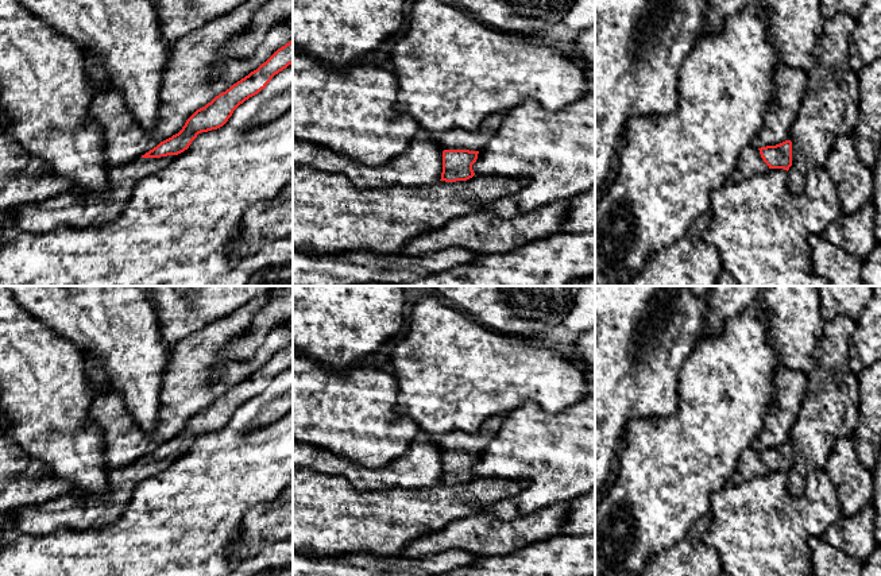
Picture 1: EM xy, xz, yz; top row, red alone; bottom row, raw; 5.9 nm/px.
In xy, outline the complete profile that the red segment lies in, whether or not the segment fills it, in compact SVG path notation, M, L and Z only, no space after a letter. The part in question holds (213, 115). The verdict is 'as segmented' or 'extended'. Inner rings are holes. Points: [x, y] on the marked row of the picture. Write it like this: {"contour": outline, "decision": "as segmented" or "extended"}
{"contour": "M293 40L278 49L264 63L248 76L197 109L182 129L135 161L108 170L109 190L85 200L78 192L57 194L40 204L26 204L15 209L15 221L0 231L0 243L20 233L43 233L59 225L85 228L97 220L103 224L115 220L127 205L135 185L158 173L189 148L201 132L223 127L233 111L258 94L271 78L293 63Z", "decision": "extended"}

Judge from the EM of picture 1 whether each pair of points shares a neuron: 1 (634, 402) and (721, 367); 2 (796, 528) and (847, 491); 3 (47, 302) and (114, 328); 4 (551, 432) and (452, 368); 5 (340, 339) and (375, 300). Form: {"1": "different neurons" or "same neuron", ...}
{"1": "different neurons", "2": "different neurons", "3": "same neuron", "4": "different neurons", "5": "same neuron"}

